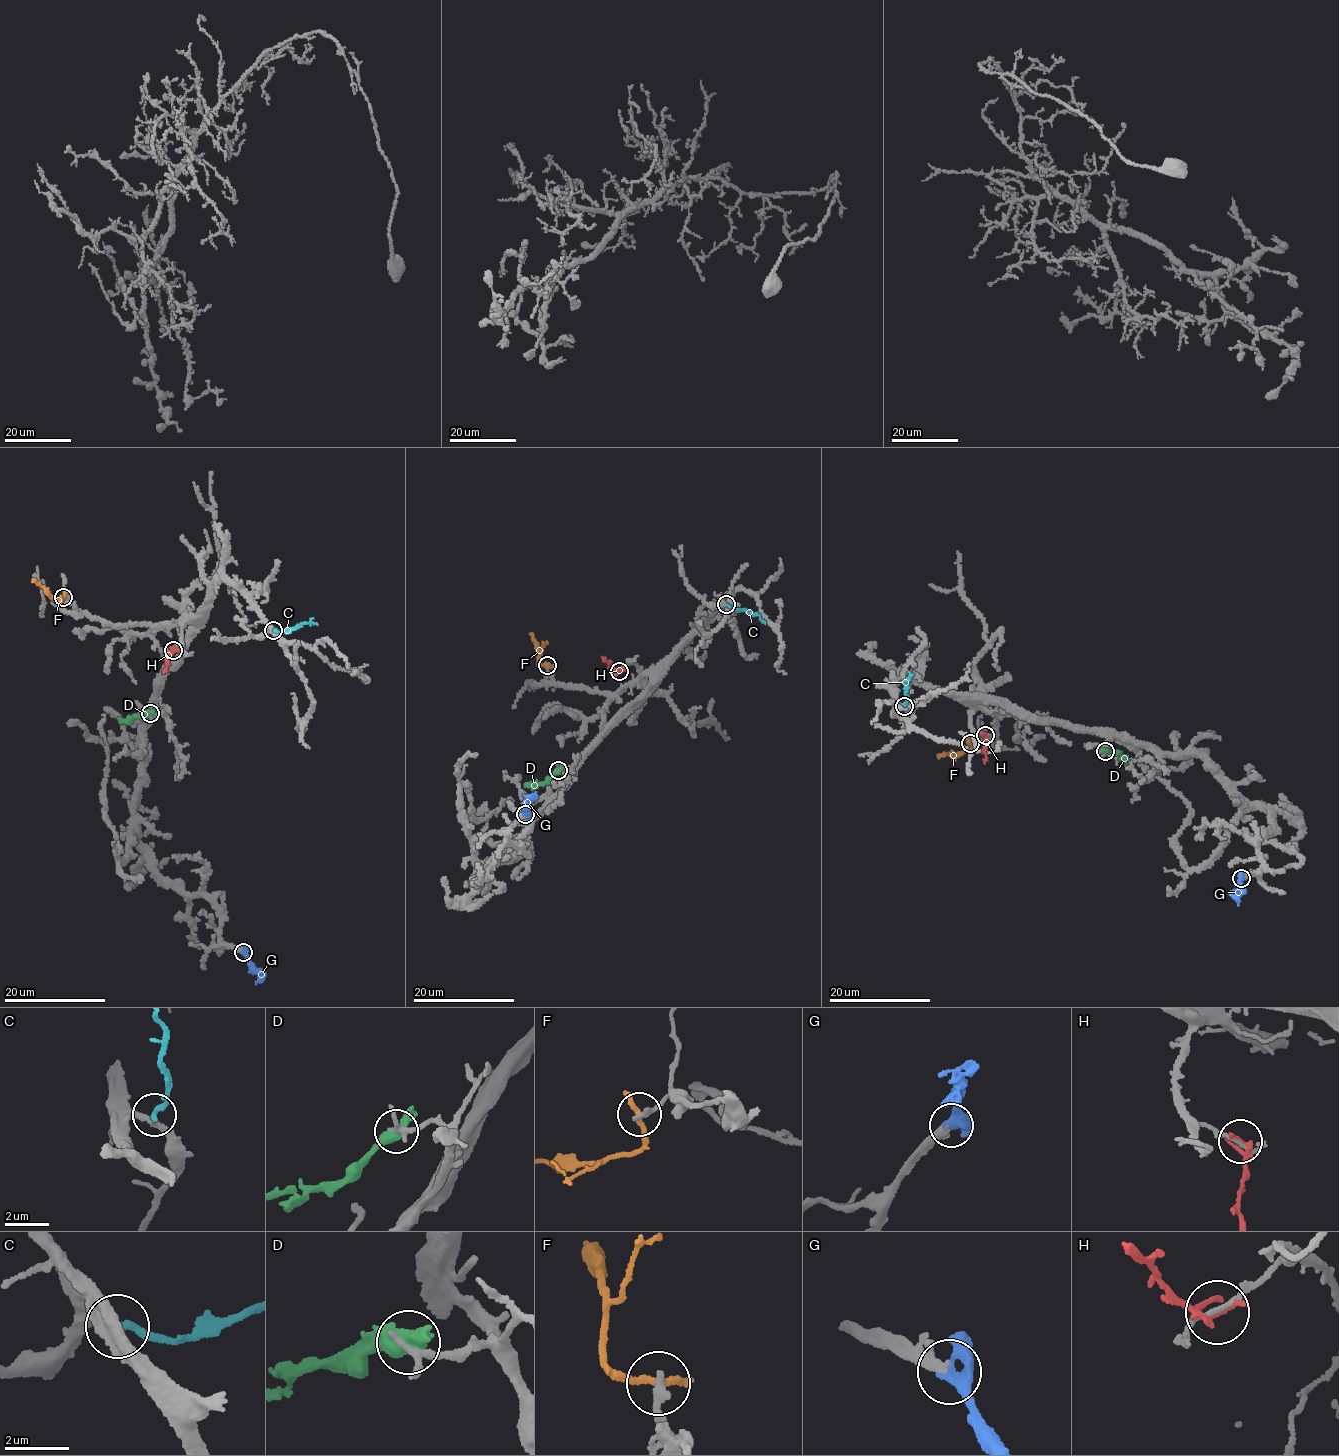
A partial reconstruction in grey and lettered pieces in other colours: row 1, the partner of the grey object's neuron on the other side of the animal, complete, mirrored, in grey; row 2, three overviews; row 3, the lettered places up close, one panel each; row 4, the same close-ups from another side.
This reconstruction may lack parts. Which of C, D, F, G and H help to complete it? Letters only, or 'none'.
C, G

